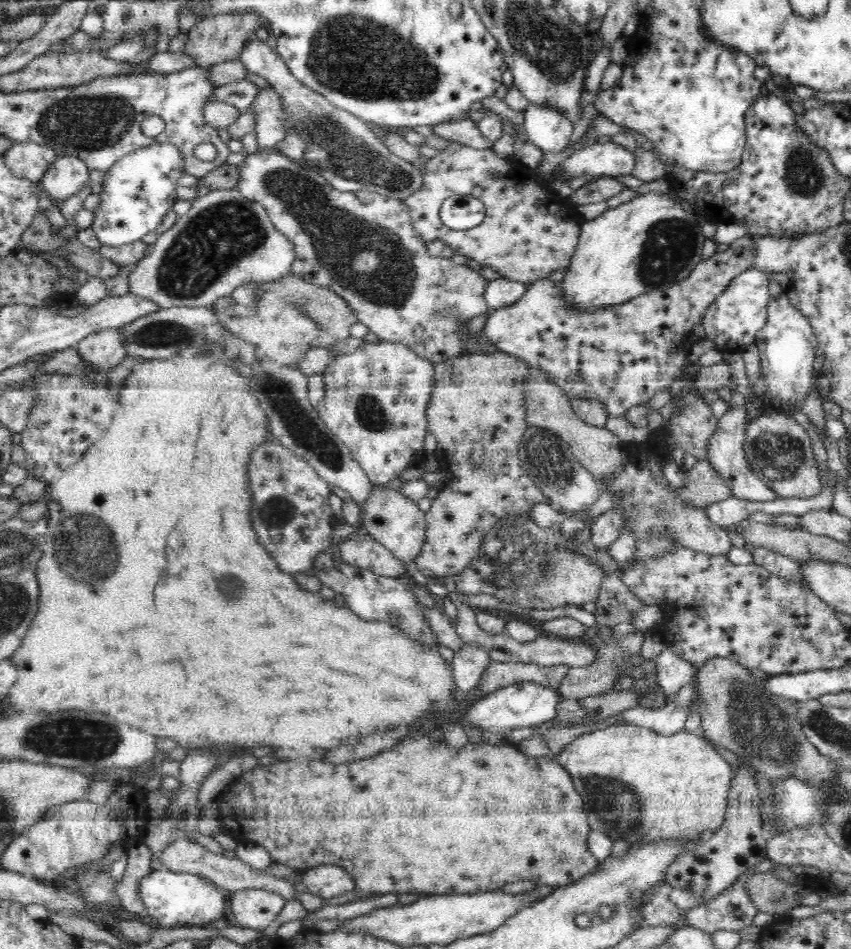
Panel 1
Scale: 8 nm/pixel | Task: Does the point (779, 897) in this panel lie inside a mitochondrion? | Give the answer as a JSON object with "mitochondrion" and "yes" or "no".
{"mitochondrion":"yes"}

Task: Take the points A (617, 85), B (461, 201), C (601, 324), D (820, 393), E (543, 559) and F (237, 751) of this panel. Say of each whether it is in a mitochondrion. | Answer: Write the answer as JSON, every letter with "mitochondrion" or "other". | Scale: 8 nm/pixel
{"A":"other","B":"other","C":"mitochondrion","D":"other","E":"mitochondrion","F":"other"}

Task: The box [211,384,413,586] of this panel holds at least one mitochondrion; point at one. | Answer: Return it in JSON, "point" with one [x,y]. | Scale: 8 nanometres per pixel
{"point":[370,415]}

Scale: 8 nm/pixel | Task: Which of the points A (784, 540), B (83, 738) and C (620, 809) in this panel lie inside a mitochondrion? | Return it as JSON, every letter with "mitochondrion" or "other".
{"A":"other","B":"mitochondrion","C":"mitochondrion"}

